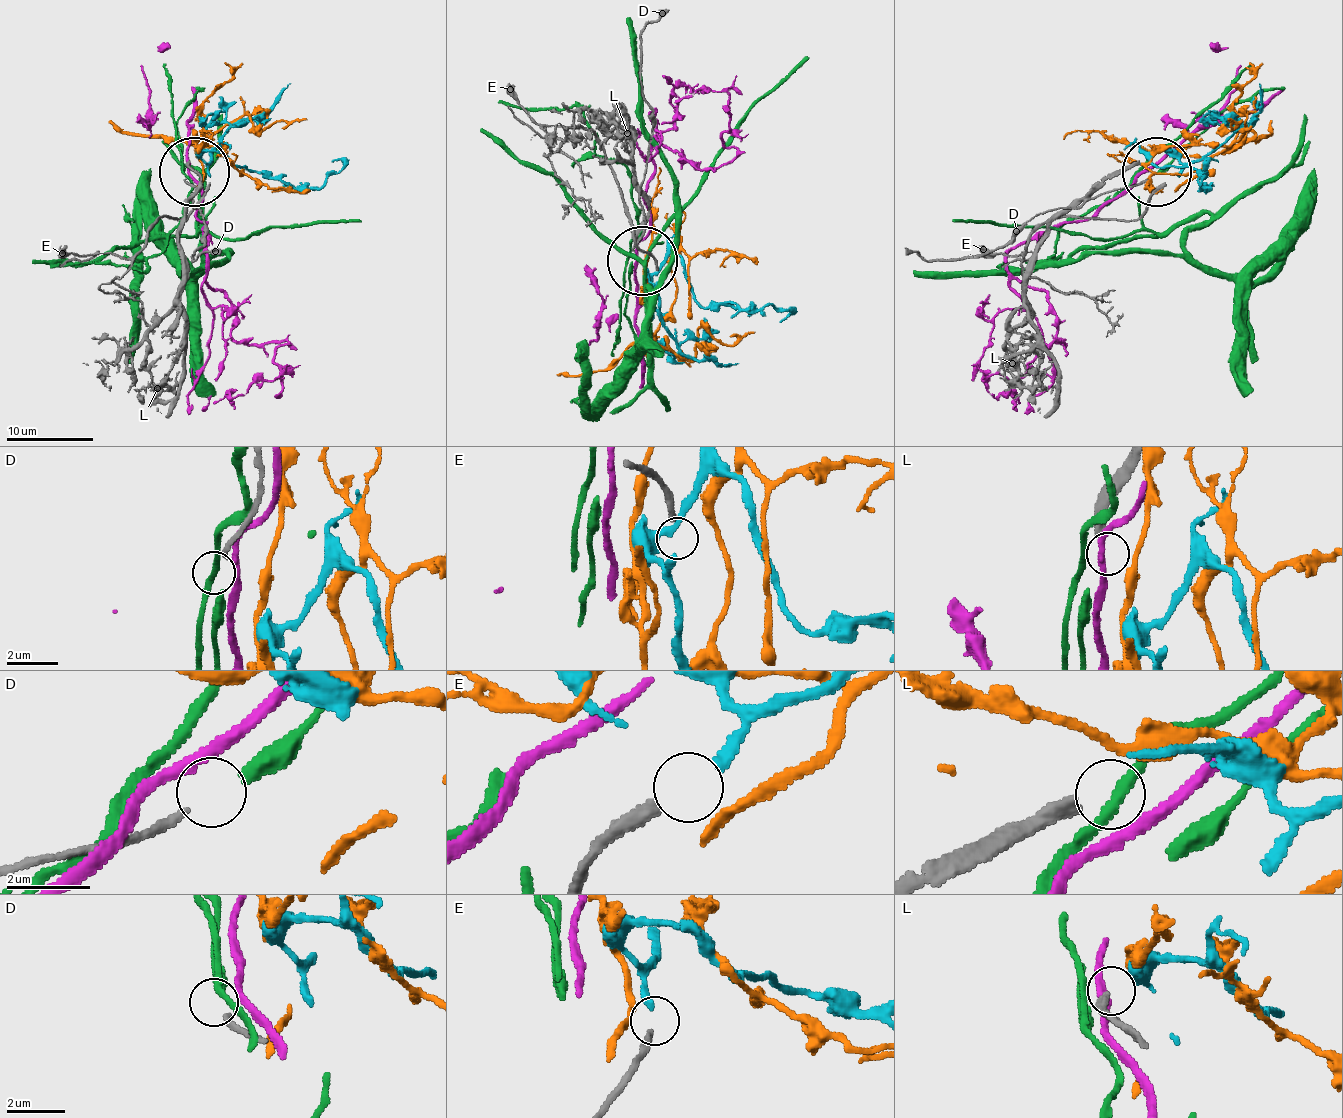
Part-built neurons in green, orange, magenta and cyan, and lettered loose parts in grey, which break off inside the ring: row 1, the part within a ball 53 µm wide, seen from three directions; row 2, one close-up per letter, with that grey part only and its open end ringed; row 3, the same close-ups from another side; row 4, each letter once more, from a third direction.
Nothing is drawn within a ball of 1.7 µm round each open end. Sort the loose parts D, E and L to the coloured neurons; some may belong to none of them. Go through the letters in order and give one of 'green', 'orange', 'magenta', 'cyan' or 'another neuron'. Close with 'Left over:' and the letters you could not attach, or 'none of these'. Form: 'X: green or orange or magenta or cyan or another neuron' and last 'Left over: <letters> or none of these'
D: green
E: cyan
L: another neuron
Left over: L

